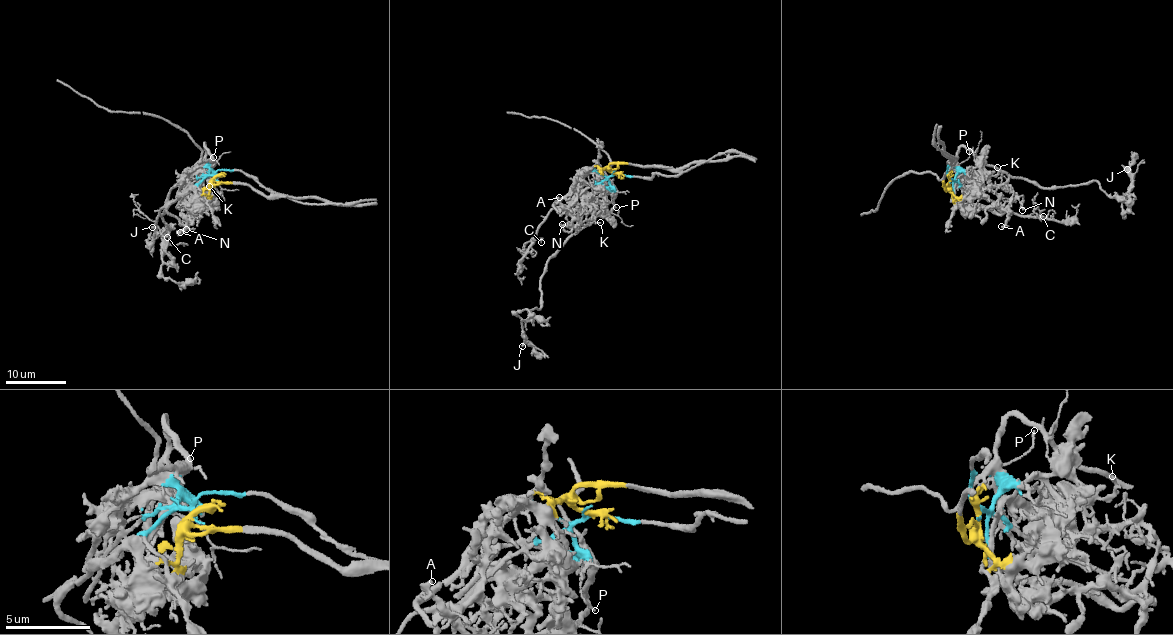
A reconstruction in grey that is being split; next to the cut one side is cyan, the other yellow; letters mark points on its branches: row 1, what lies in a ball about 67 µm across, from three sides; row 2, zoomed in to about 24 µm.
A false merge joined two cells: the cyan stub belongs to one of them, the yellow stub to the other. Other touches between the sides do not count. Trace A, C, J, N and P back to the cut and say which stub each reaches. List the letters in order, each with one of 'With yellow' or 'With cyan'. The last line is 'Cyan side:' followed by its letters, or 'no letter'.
A: With yellow
C: With cyan
J: With cyan
N: With yellow
P: With cyan
Cyan side: C, J, P

